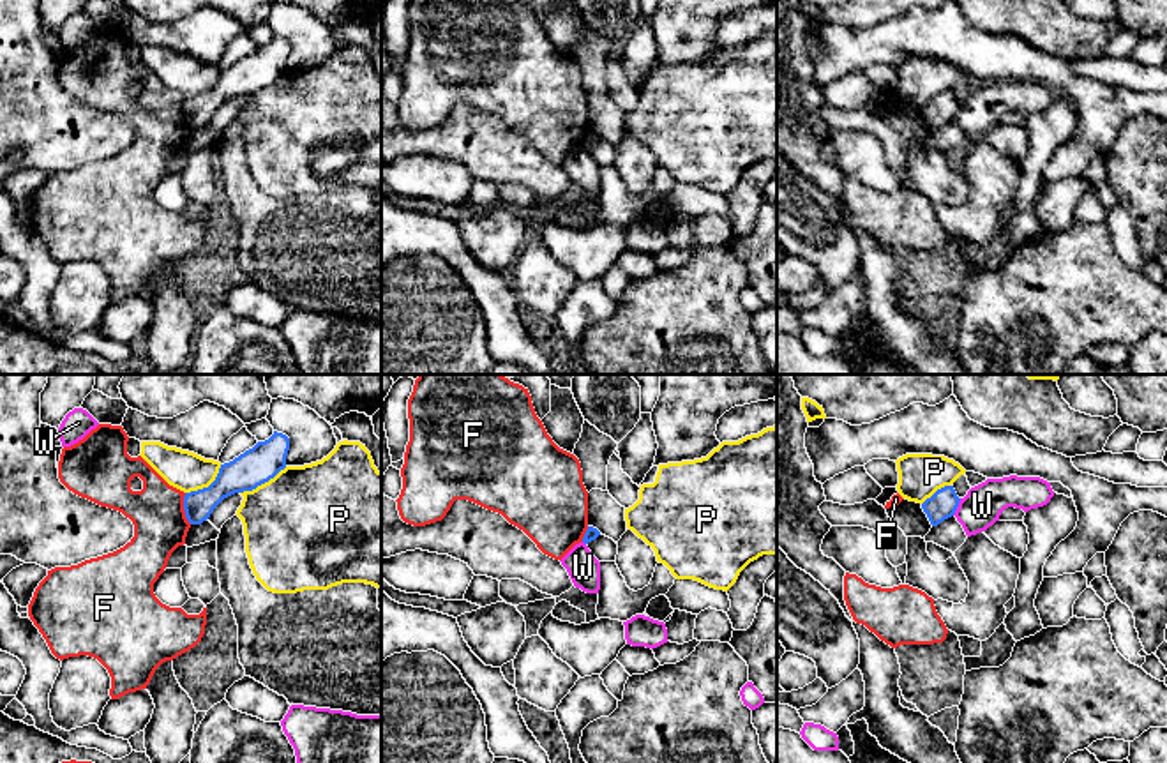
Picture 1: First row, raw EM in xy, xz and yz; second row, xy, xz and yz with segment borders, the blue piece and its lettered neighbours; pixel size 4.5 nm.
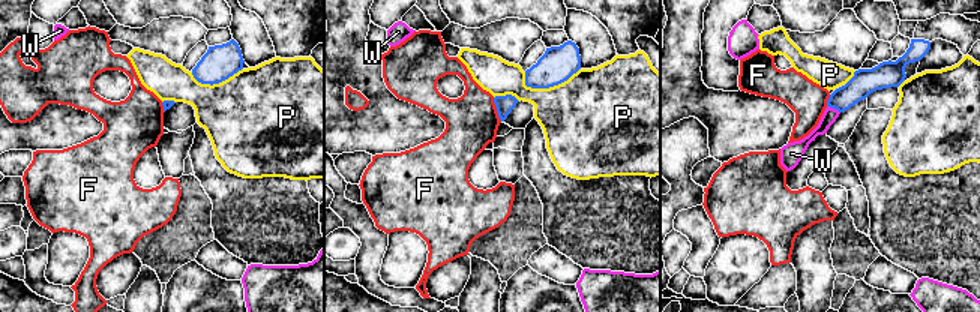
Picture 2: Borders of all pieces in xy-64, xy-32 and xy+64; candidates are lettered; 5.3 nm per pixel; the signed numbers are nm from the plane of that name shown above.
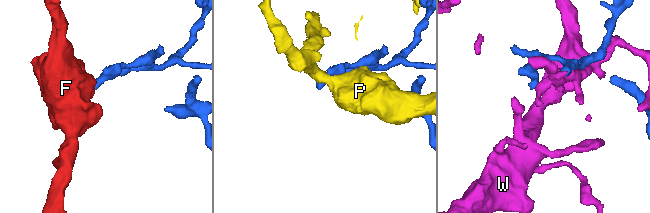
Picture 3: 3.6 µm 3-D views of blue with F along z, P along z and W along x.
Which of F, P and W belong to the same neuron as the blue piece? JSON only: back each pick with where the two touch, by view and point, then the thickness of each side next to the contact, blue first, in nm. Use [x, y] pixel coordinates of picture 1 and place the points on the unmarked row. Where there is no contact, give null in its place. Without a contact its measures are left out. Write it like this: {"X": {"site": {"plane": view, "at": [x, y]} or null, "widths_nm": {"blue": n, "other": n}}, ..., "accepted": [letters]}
{"accepted": []}

